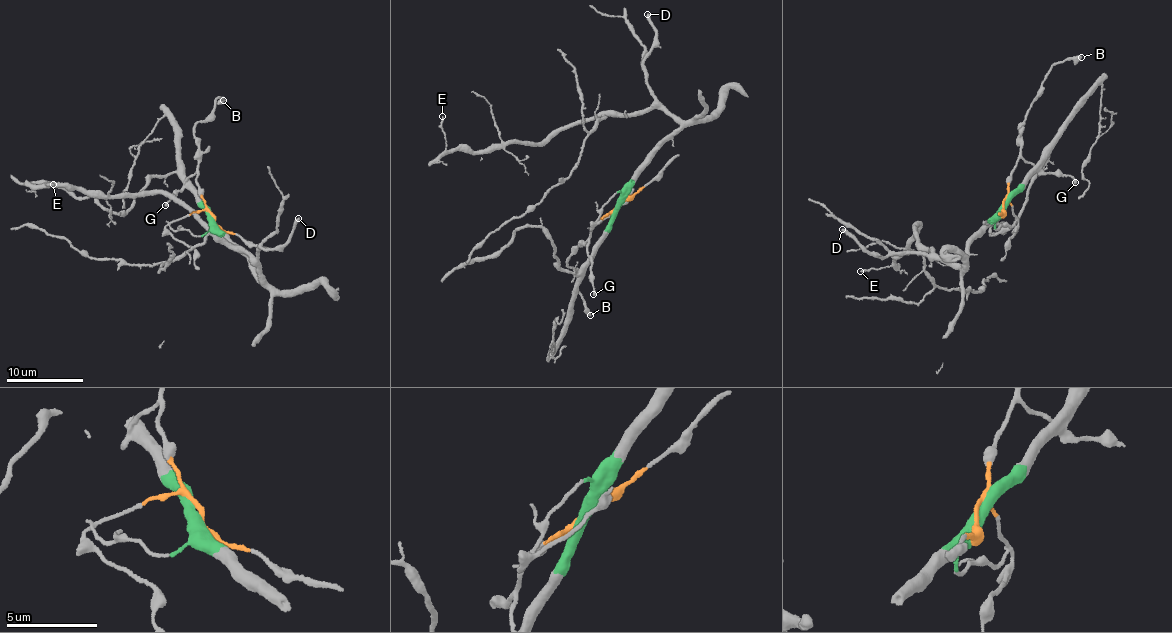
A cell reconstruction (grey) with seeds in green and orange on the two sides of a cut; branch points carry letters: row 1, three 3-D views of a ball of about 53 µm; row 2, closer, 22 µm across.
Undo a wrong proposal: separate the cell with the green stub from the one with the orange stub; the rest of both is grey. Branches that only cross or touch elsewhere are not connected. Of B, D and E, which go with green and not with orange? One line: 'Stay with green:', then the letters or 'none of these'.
Stay with green: D, E

